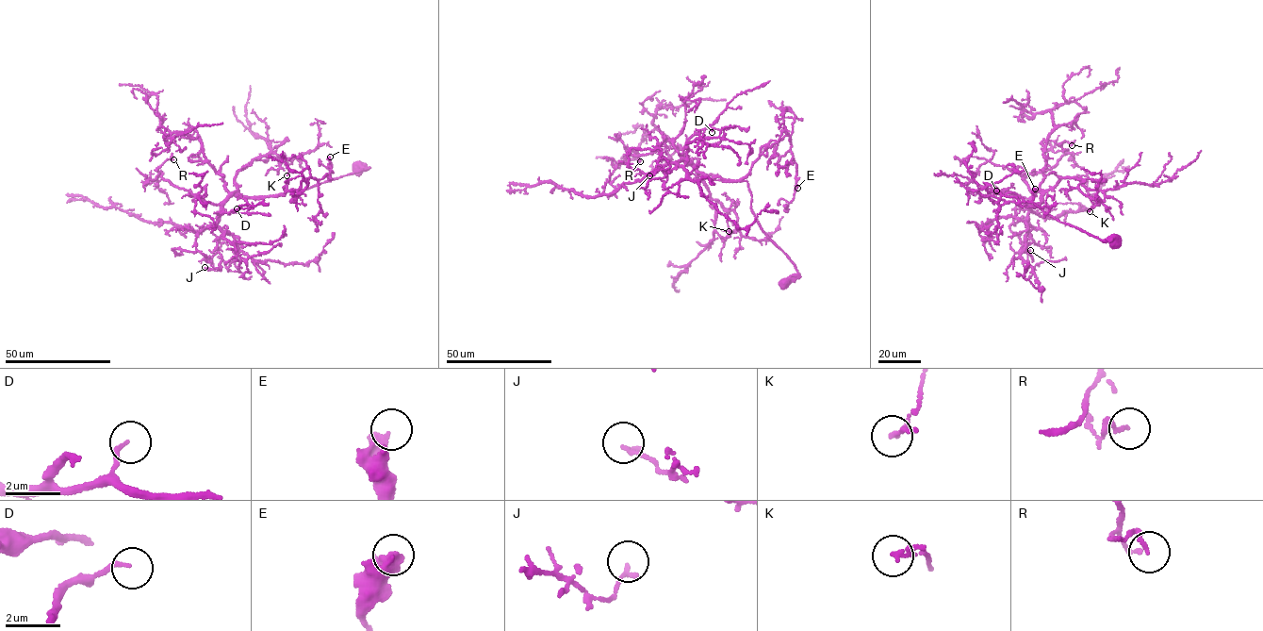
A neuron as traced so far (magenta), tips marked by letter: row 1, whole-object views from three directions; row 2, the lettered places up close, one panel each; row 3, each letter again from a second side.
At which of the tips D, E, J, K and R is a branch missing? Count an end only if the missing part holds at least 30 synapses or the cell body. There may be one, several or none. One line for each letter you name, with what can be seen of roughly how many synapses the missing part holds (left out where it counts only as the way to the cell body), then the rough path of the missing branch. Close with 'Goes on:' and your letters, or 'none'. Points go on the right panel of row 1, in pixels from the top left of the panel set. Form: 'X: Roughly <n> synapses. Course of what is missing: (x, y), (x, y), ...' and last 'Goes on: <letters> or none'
Goes on: none

